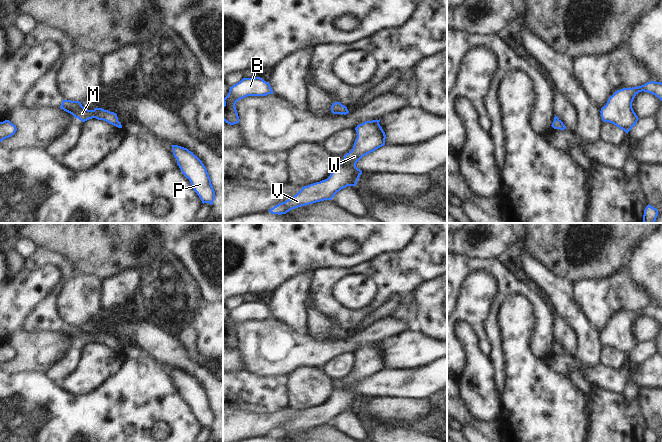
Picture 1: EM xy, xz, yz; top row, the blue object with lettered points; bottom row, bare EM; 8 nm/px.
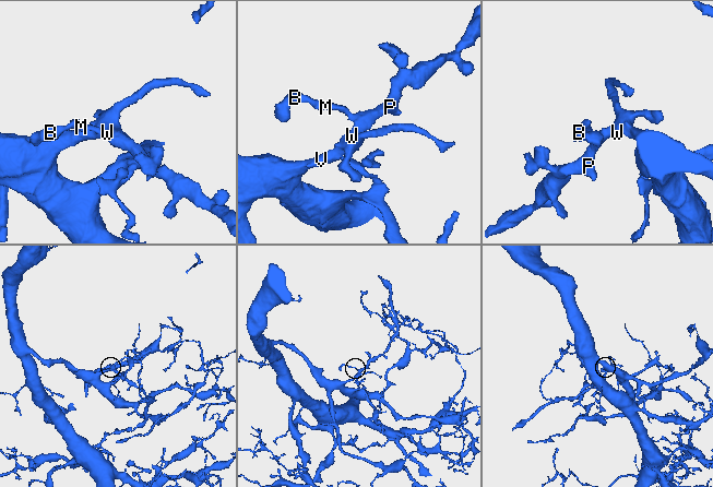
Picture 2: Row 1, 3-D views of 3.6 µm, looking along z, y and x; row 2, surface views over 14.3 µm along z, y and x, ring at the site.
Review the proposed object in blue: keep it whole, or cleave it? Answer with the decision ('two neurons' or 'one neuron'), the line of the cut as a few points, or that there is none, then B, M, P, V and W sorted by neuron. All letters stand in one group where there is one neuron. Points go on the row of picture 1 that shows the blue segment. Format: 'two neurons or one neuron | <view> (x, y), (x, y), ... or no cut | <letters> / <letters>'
one neuron | no cut | B M P V W

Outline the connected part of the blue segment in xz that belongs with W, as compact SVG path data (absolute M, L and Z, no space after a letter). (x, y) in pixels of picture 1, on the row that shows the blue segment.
M380 119L365 121L364 123L357 125L355 128L357 132L357 138L354 142L353 149L344 155L344 159L341 163L335 163L335 168L327 179L302 187L302 189L296 195L289 198L285 202L274 206L269 210L269 212L278 215L286 214L290 210L301 206L324 200L332 200L335 194L341 189L346 188L347 186L356 186L359 177L362 174L362 171L356 167L356 163L363 156L385 145L386 135L379 122Z

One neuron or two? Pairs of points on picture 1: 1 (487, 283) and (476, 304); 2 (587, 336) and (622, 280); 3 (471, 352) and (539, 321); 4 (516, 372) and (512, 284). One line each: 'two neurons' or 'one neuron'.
1: one neuron
2: two neurons
3: two neurons
4: two neurons

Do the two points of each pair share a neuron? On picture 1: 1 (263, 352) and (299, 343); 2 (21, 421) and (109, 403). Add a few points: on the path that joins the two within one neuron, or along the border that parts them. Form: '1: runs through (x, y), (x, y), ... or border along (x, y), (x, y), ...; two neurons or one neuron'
1: runs through (272, 350), (290, 350); one neuron
2: runs through (43, 421), (87, 421); one neuron

